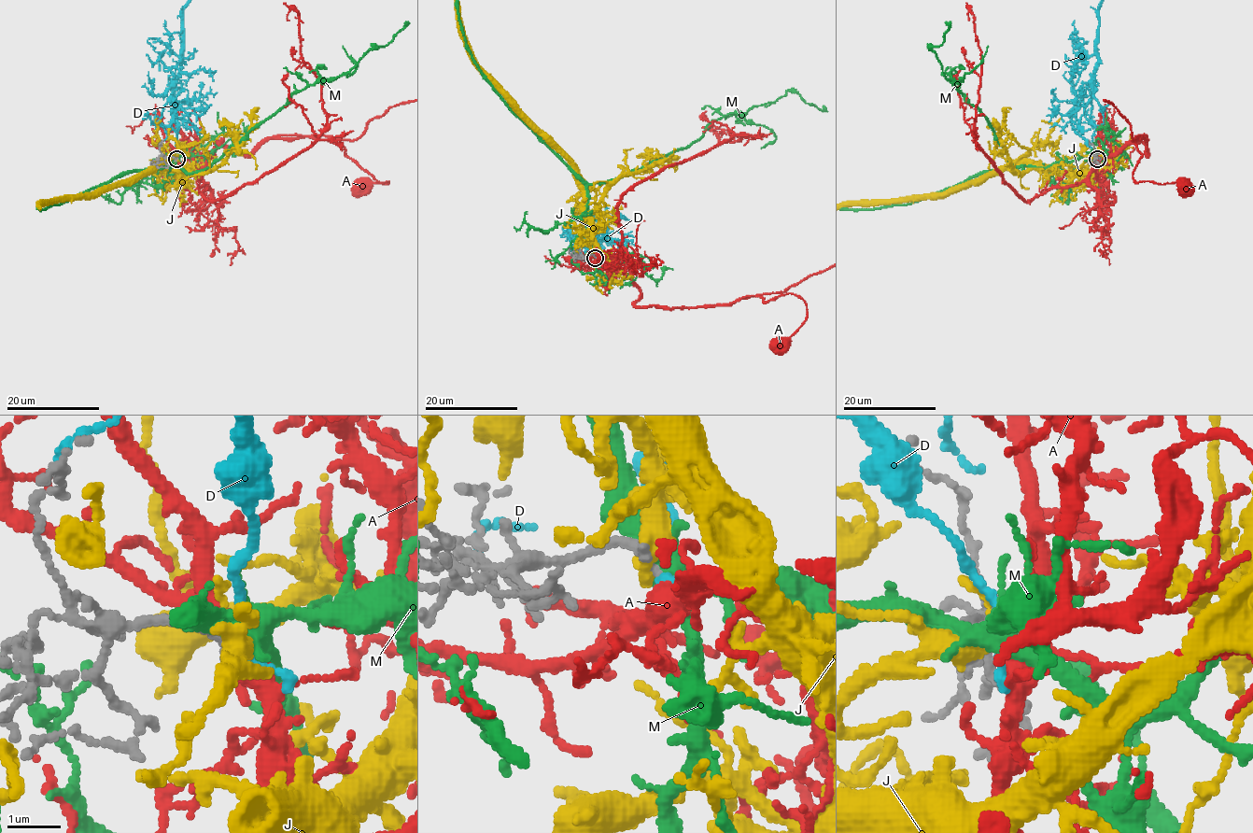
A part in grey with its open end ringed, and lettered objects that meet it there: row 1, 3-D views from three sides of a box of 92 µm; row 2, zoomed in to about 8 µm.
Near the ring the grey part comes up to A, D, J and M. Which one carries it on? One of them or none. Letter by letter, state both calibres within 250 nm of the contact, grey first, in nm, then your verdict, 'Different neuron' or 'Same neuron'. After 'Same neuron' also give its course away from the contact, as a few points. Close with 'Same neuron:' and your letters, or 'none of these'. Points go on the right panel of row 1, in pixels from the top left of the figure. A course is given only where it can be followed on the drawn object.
A: Thickness 200 nm (grey) against 320 nm. Same neuron. Its course: (1097, 159), (1096, 175), (1128, 145), (1147, 153), (1145, 136), (1134, 142), (1135, 182), (1181, 184)
D: Thickness 200 nm (grey) against 110 nm. Different neuron
J: Thickness 240 nm (grey) against 300 nm. Different neuron
M: Thickness 240 nm (grey) against 360 nm. Different neuron
Same neuron: A

